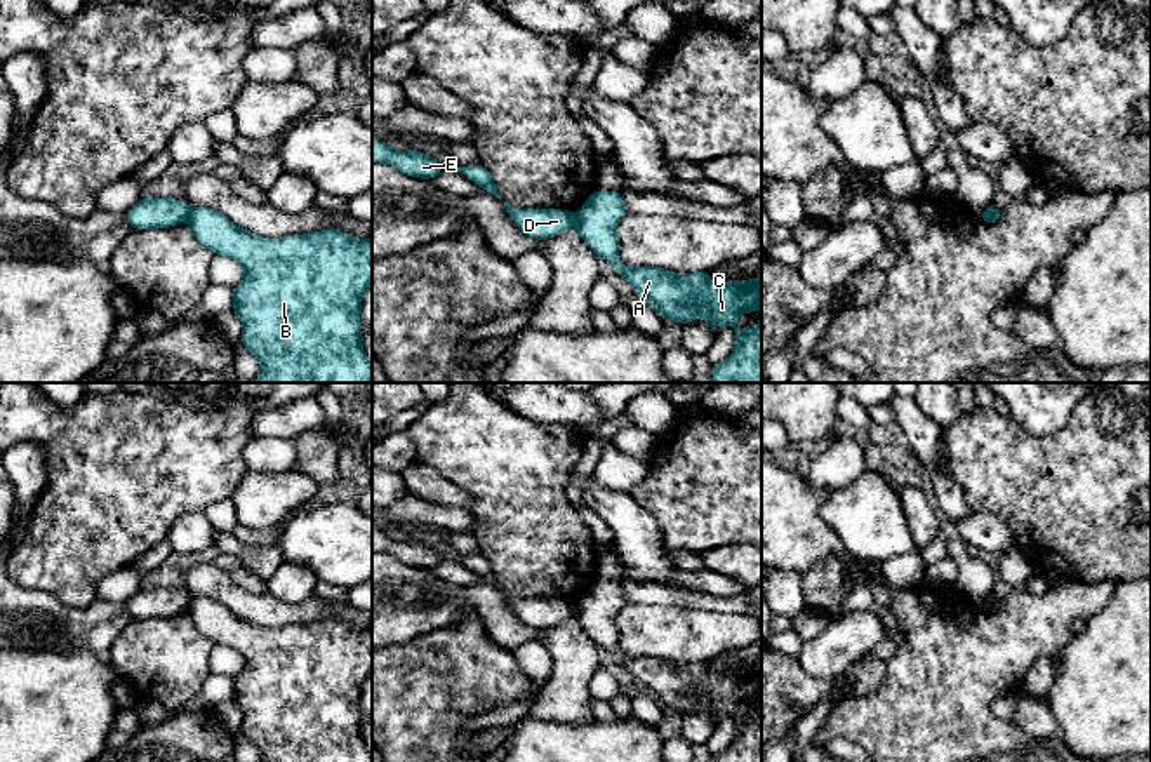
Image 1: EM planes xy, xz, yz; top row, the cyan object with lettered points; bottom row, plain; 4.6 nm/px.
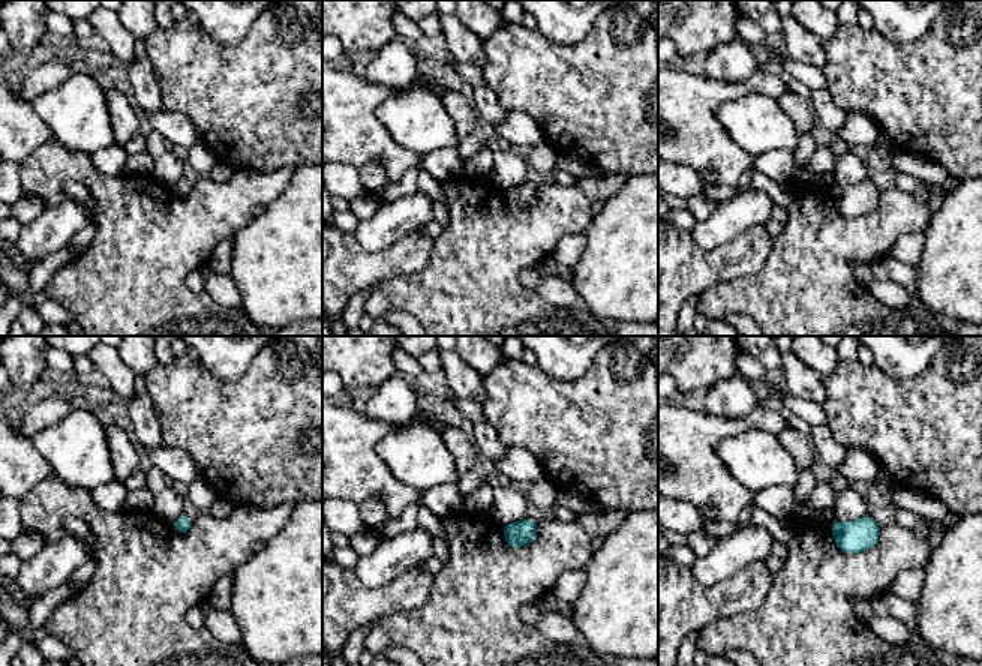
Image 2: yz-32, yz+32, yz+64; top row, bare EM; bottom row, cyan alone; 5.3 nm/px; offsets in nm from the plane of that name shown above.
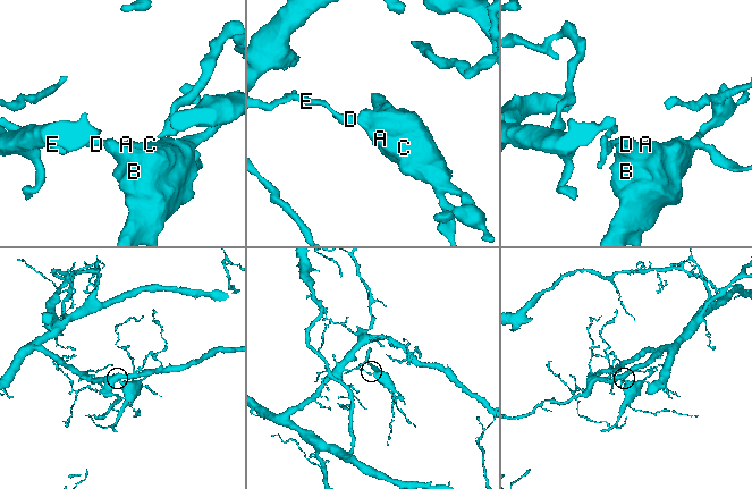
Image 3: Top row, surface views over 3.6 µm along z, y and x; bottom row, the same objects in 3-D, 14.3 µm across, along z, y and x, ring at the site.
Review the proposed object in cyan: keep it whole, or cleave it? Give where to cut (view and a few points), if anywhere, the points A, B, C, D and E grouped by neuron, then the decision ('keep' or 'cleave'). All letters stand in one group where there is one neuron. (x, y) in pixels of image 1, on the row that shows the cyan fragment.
xy (192, 207), (185, 220) | A B C / D E | cleave

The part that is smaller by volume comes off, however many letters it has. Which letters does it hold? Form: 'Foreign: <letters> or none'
Foreign: A, B, C

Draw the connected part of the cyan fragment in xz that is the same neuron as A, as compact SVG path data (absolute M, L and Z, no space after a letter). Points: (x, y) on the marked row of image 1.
M596 190L579 209L576 230L662 317L685 325L701 315L713 334L720 324L734 329L734 351L725 362L711 365L715 383L762 383L762 324L742 332L735 329L741 313L762 310L762 278L716 284L709 278L711 271L673 273L621 264L615 226L628 214L622 191Z

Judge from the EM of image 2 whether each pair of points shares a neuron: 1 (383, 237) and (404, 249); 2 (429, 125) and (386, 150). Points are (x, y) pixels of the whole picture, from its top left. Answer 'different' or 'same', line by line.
1: different
2: different

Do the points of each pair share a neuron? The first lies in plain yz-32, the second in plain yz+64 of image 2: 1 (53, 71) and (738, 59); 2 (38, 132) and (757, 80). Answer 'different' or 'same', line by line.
1: same
2: same

